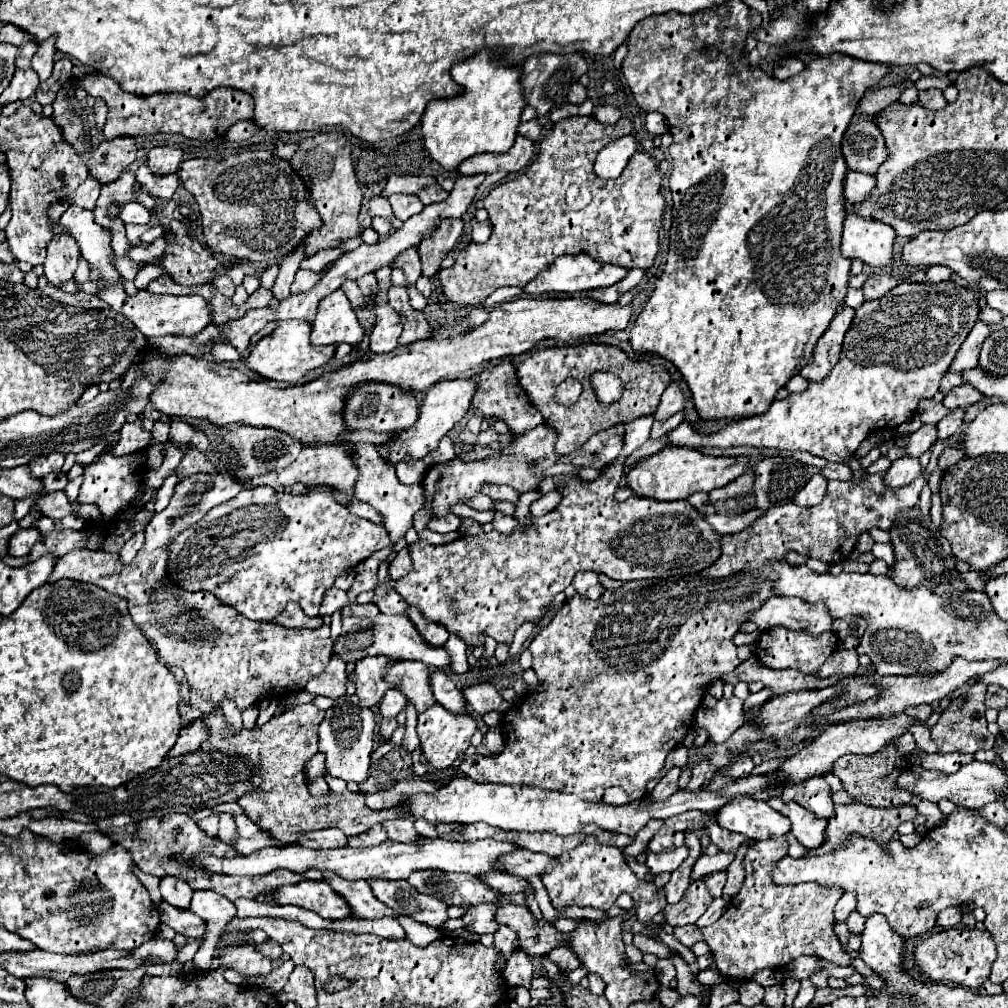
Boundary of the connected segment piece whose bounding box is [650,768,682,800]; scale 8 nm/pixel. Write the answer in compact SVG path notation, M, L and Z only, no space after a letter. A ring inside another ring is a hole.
M672 768L666 772L666 776L656 784L656 788L650 792L650 796L654 800L664 800L668 796L672 796L678 790L678 778L680 778L680 768Z

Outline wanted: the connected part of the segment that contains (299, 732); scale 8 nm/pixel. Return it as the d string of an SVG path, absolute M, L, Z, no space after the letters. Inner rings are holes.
M302 704L288 712L274 716L260 728L244 728L244 756L256 760L256 772L252 776L254 790L238 800L246 810L248 818L256 822L262 830L268 830L282 844L292 844L298 840L296 834L322 830L322 828L340 828L346 836L360 834L372 828L378 822L389 819L415 818L406 810L391 807L383 810L370 810L364 802L364 794L346 790L342 796L324 796L312 798L304 778L304 764L318 750L318 728L324 720L324 712L314 704Z

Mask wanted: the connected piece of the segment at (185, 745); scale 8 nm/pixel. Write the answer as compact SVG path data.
M202 718L186 724L186 726L180 730L178 744L172 746L170 756L180 756L180 754L186 754L186 752L198 750L200 744L202 744L202 742L206 740L206 736L208 736L206 732L210 732L210 730L208 730L208 726L206 726L206 722L204 722Z

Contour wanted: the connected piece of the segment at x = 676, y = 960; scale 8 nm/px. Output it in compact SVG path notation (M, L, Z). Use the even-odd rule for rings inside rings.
M674 952L668 960L670 960L670 962L674 964L674 968L676 968L676 980L678 980L678 986L682 986L682 988L676 988L676 990L678 990L680 994L686 994L686 992L690 990L690 992L694 992L694 994L700 998L700 986L698 986L694 974L690 972L690 968L686 966L686 962L682 960L682 956L680 956L678 952Z

